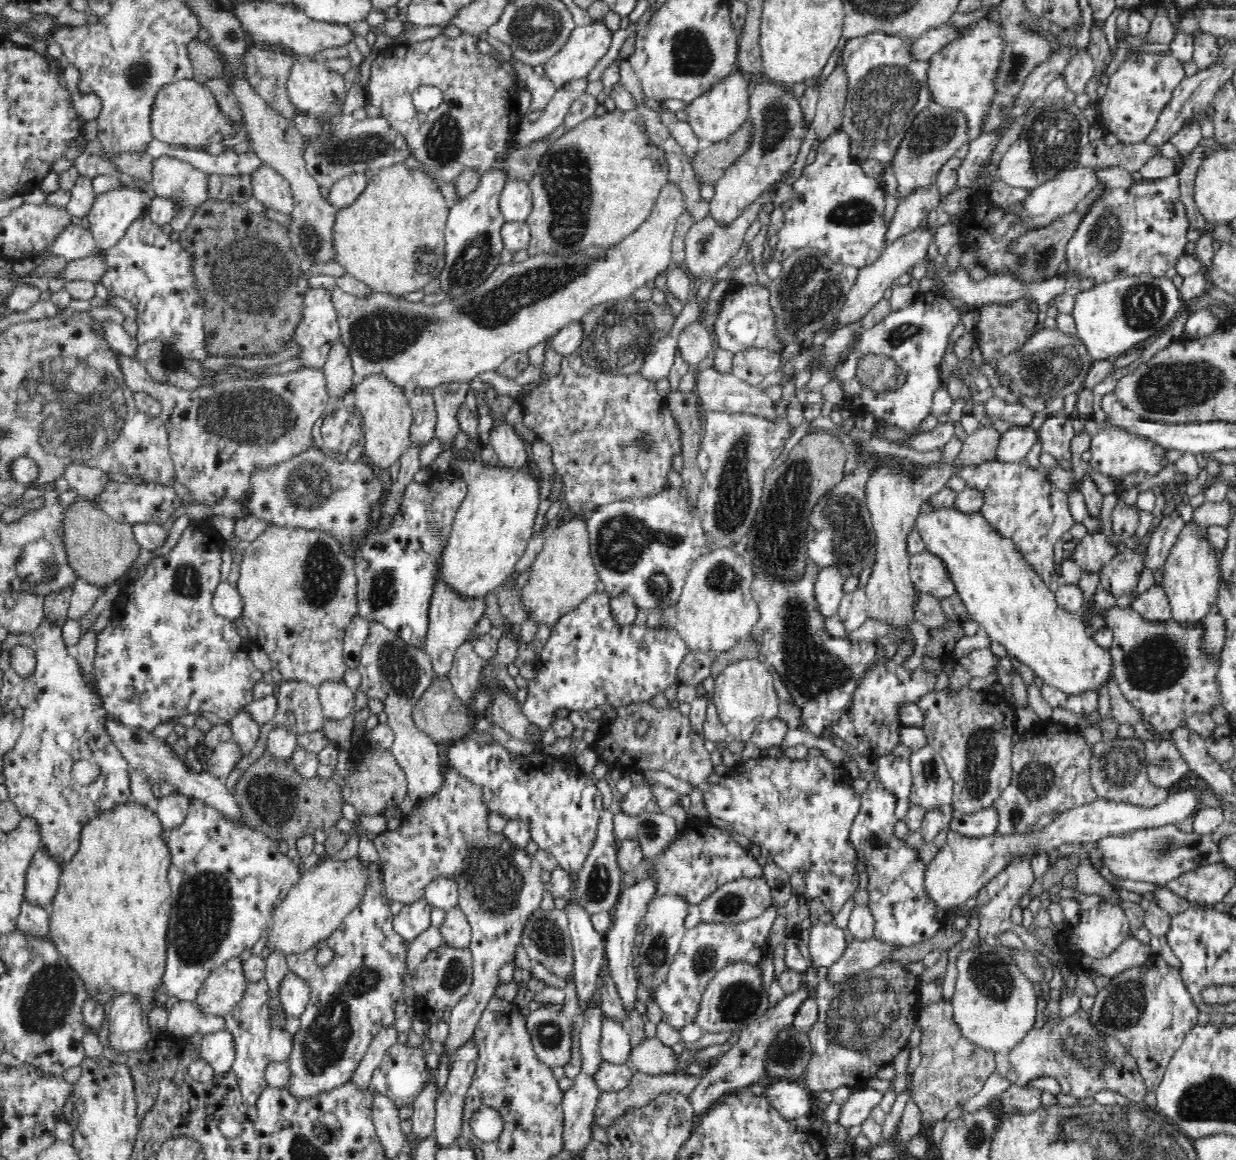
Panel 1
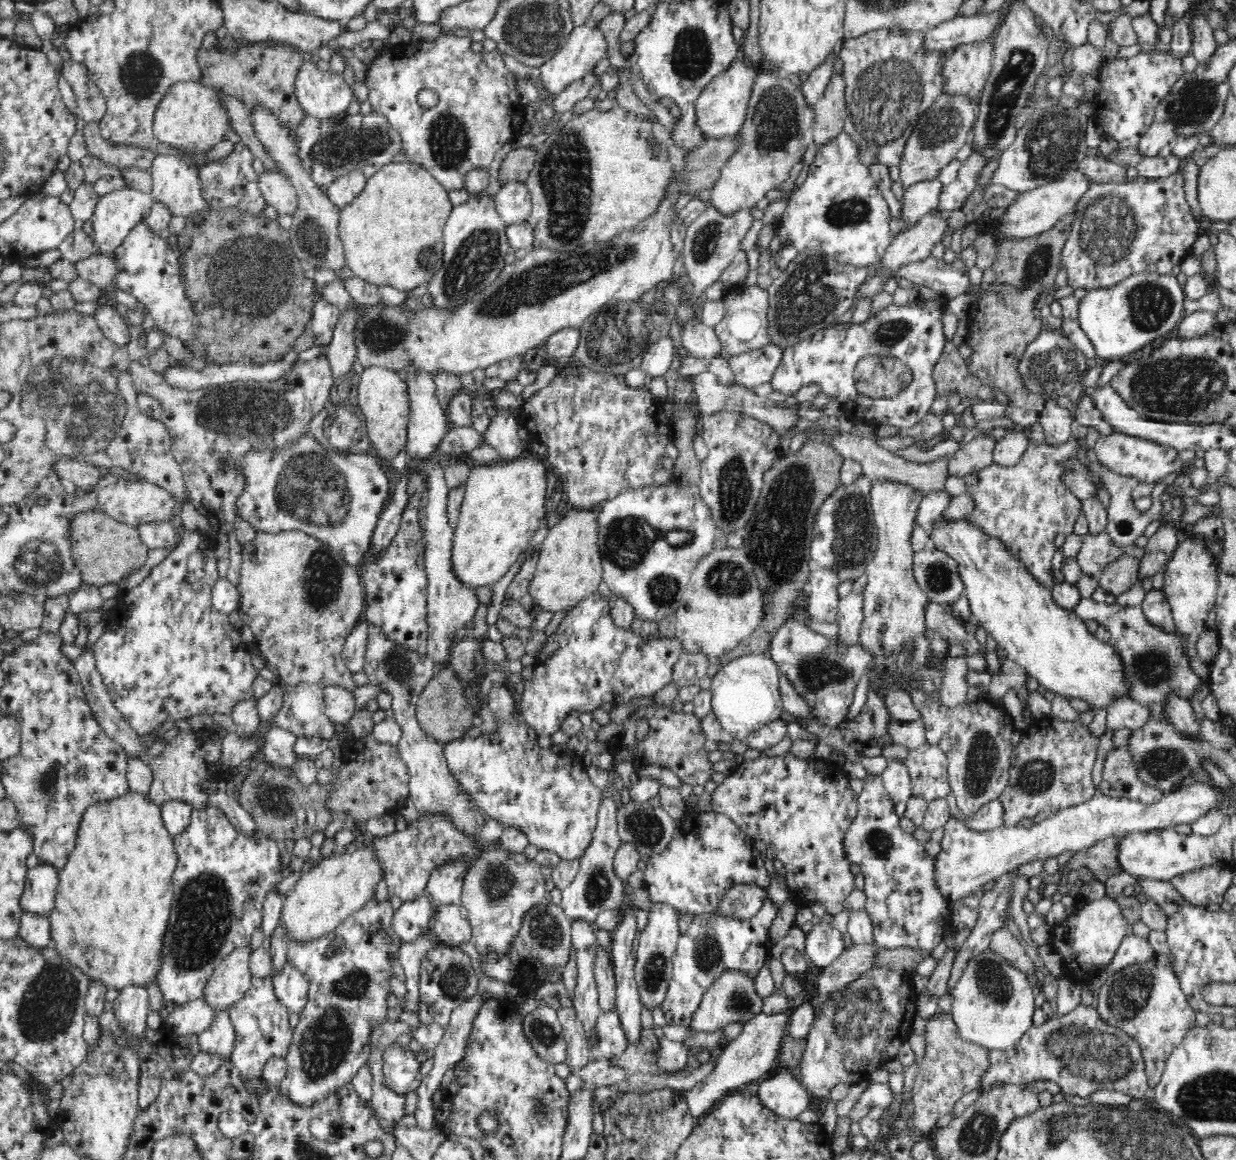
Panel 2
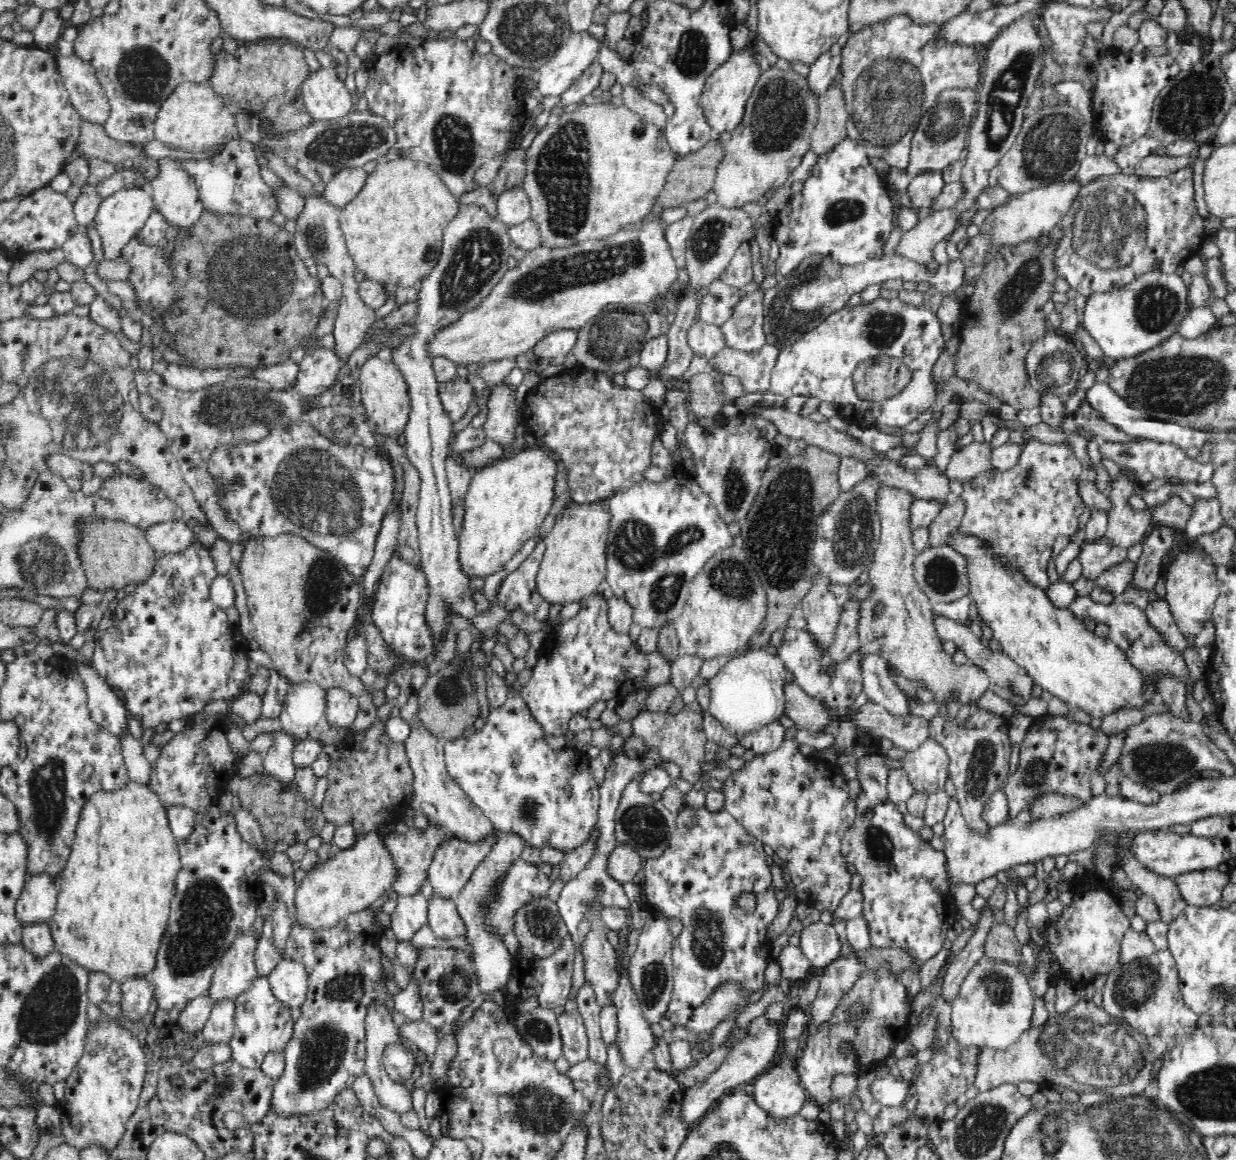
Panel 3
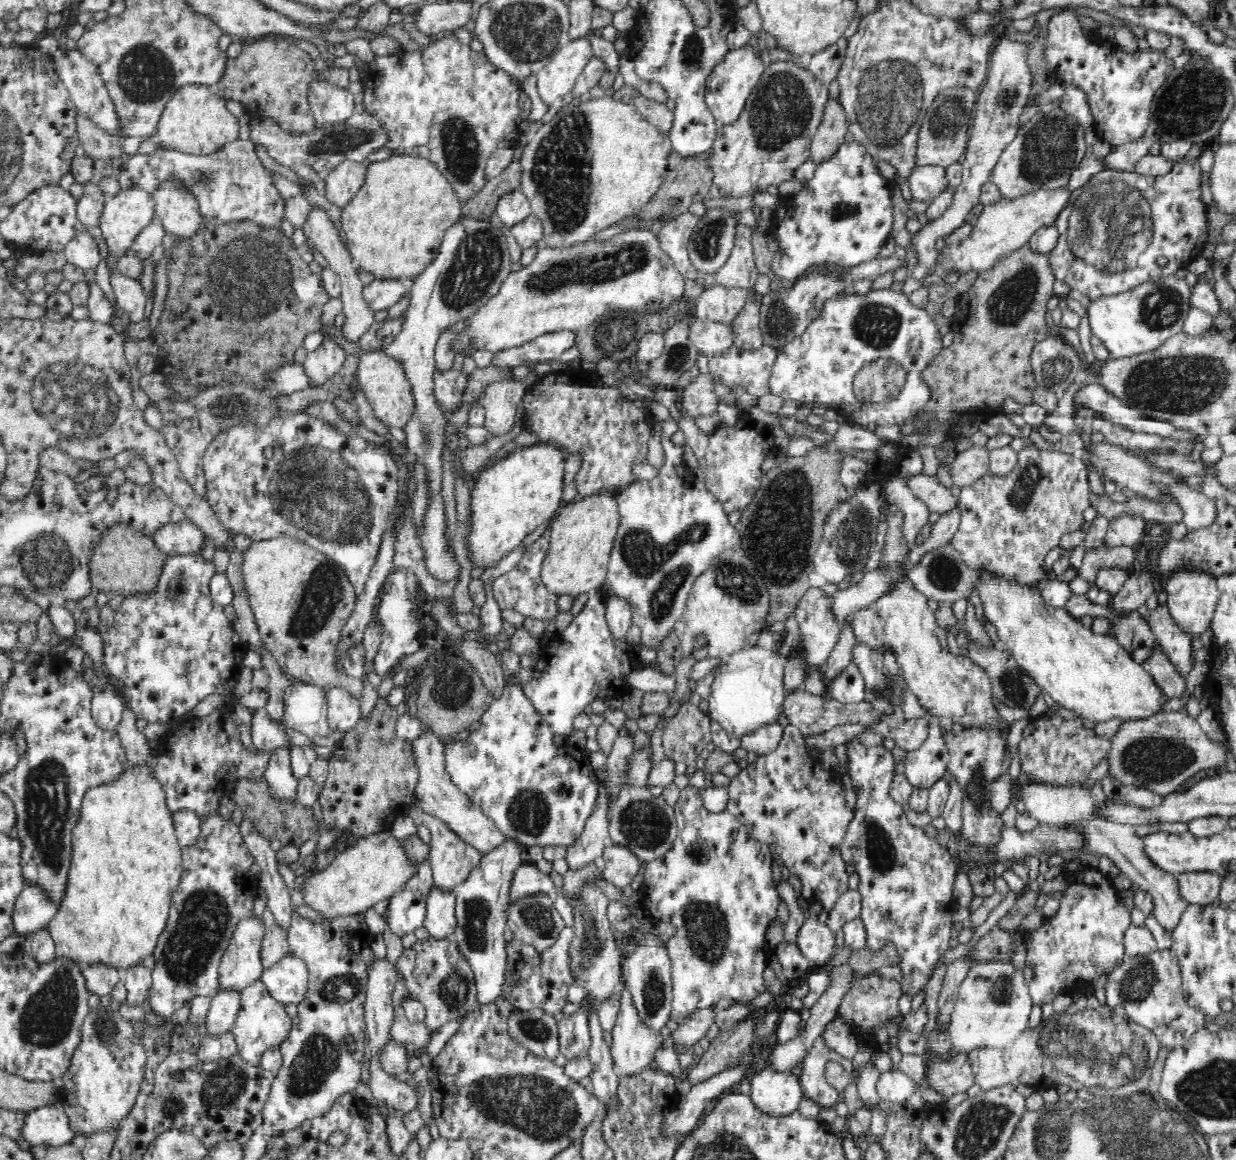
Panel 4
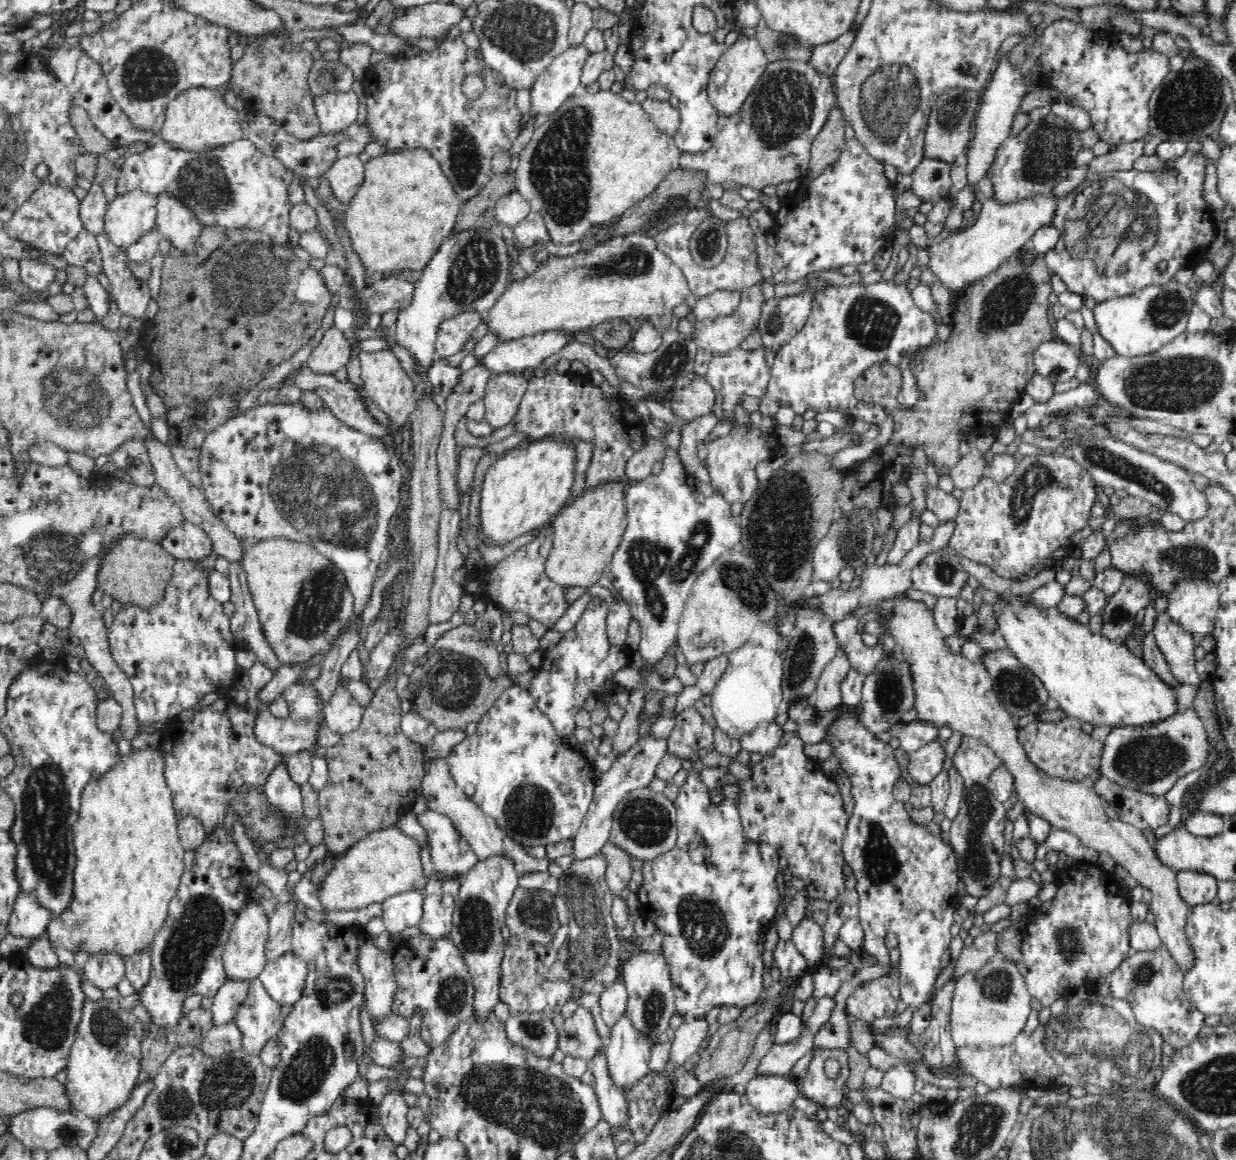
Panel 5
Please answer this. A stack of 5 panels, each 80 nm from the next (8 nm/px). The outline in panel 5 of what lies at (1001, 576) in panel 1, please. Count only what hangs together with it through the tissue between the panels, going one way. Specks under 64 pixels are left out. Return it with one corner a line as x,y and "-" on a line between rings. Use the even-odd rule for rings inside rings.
1000,595
993,603
993,612
998,613
1000,632
1008,648
1026,665
1034,675
1042,679
1049,696
1058,702
1067,717
1092,726
1142,726
1150,723
1165,722
1178,715
1177,688
1158,676
1128,645
1112,642
1101,633
1093,633
1087,625
1076,622
1060,614
1055,607
1040,610
1025,606
1018,595

